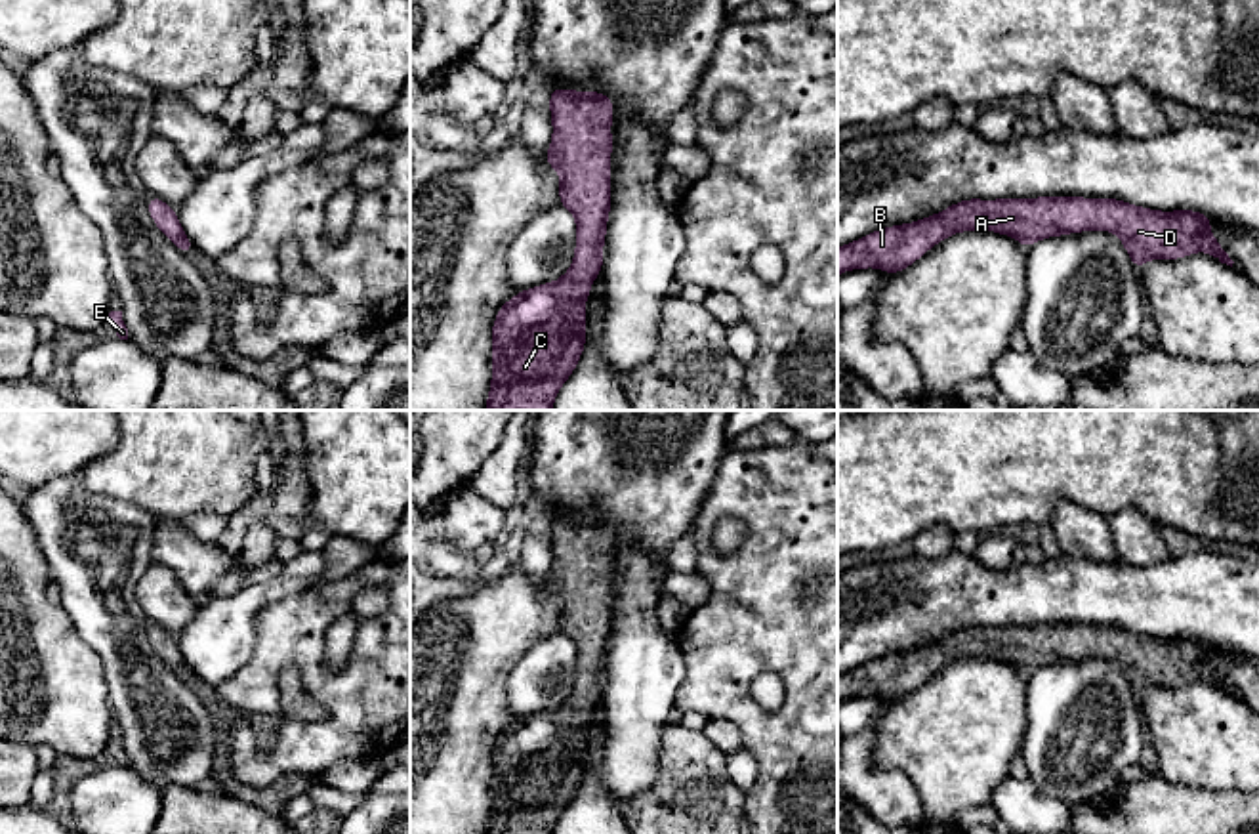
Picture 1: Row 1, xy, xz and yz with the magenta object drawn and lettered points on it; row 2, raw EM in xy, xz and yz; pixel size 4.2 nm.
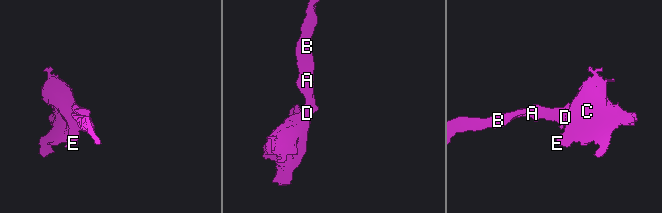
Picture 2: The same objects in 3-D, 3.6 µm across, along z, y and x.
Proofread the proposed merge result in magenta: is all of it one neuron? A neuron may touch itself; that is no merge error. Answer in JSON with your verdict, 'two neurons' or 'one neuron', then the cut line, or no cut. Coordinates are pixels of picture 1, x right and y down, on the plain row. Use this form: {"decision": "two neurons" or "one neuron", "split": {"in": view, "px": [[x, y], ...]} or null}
{"decision": "one neuron", "split": null}

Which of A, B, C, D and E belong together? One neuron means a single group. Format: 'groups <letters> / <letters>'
groups A B C D E

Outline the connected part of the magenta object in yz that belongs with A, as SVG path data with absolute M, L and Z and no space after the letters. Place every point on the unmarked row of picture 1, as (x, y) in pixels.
M1042 624L969 626L940 641L874 658L837 676L837 704L847 697L902 698L942 666L971 657L1015 664L1026 678L1043 664L1080 658L1114 658L1135 697L1152 685L1177 687L1204 678L1232 695L1225 676L1209 660L1211 645L1192 637L1156 639L1118 626Z

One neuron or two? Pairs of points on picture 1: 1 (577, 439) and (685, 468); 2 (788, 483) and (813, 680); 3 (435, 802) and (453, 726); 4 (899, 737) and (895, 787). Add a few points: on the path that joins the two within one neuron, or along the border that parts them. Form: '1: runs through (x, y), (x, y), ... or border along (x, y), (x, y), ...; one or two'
1: runs through (603, 439), (634, 439), (641, 447), (659, 453); one
2: runs through (813, 533), (813, 630); one
3: runs through (435, 783), (435, 760), (441, 745); one
4: border along (876, 729), (874, 762), (899, 770), (922, 808); two

